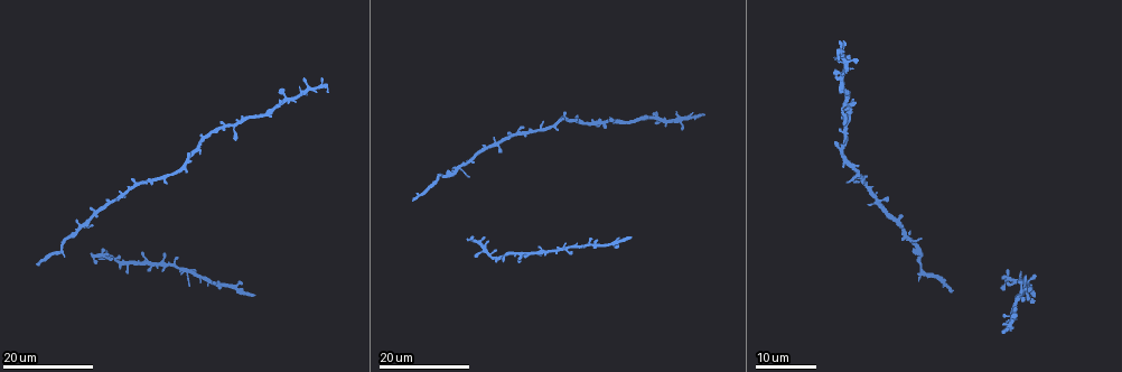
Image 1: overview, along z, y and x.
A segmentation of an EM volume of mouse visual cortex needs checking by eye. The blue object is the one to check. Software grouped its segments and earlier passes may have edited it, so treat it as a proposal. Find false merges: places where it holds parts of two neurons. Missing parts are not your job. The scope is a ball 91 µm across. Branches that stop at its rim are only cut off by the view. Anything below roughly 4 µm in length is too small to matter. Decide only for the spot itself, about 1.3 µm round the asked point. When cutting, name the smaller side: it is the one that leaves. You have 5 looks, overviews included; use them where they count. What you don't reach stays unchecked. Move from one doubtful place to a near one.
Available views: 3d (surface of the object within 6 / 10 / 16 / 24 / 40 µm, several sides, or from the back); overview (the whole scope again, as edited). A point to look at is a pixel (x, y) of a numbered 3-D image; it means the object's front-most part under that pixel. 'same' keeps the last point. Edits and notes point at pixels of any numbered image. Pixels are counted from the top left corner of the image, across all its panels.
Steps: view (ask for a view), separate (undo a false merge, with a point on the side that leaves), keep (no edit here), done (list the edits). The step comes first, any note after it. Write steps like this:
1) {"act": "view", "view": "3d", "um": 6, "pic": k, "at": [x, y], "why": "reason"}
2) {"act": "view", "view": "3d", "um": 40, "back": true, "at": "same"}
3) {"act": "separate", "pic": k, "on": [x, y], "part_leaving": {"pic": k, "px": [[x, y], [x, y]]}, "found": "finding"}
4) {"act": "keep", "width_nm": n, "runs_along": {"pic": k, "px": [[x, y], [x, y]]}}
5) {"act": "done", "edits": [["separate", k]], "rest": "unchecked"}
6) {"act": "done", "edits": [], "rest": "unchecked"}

{"act": "view", "view": "3d", "um": 24, "pic": 1, "at": [905, 238]}

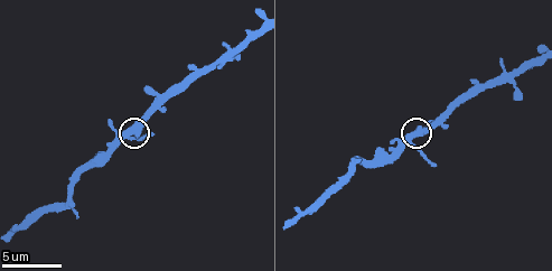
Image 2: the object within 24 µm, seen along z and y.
{"act": "view", "view": "3d", "um": 10, "pic": 2, "at": [134, 131]}

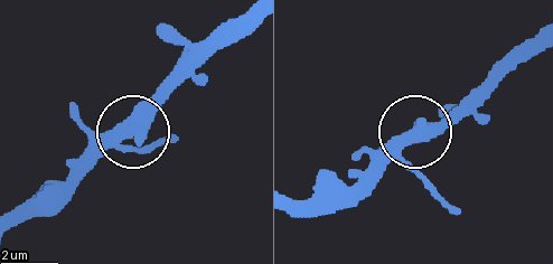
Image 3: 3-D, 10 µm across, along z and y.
{"act": "keep", "runs_along": {"pic": 3, "px": [[134, 128], [101, 135], [82, 152]]}, "found": "all the same neuron"}

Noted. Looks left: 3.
{"act": "view", "view": "3d", "um": 24, "pic": 1, "at": [175, 172], "why": "narrows sharply"}

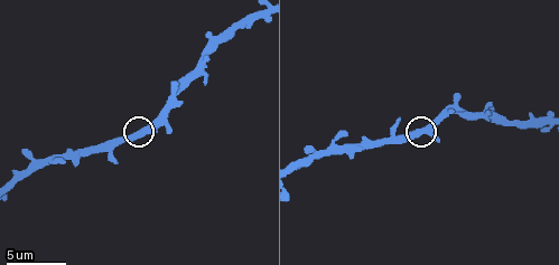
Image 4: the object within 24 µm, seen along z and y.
{"act": "view", "view": "3d", "um": 6, "pic": 4, "at": [136, 135]}

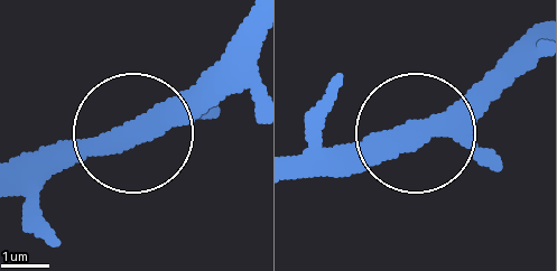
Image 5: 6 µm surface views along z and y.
{"act": "keep", "runs_along": {"pic": 5, "px": [[303, 171], [411, 140], [516, 44]]}, "found": "all the same neuron"}

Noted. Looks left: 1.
{"act": "done", "edits": [], "rest": "unchecked"}

